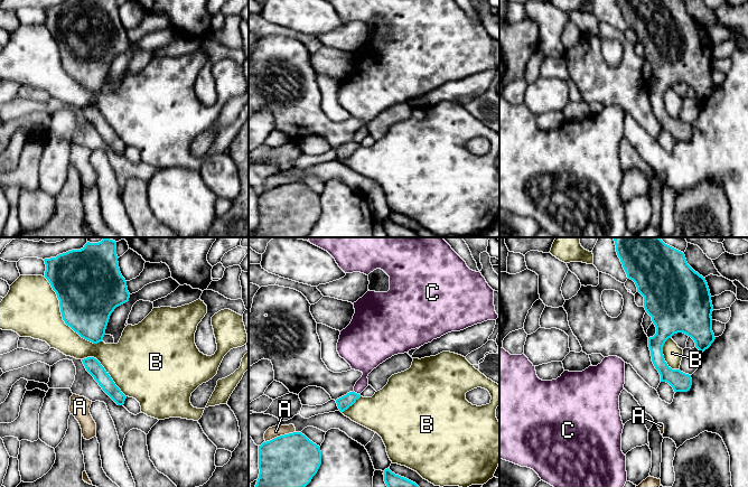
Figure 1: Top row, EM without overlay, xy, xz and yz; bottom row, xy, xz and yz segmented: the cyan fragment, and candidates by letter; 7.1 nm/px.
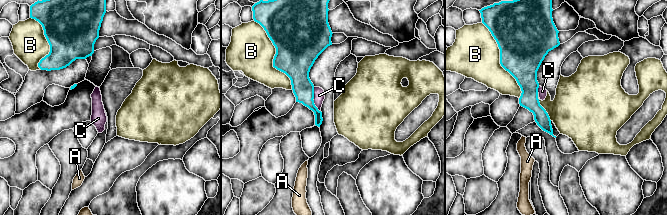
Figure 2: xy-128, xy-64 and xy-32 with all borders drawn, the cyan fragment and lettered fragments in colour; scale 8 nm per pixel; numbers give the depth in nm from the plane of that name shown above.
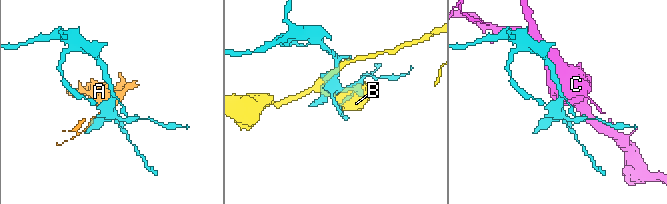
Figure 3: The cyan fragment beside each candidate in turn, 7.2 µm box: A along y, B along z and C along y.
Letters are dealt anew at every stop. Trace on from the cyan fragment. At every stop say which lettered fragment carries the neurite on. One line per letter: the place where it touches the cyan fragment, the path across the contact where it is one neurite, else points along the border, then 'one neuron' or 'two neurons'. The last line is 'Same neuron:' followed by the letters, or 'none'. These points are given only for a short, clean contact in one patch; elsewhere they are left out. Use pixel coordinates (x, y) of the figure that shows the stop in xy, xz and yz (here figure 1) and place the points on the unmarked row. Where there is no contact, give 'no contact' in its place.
A: meets cyan in xz at (280, 185); border along xz (295, 180), (277, 185), (265, 192); two neurons
B: meets cyan in xy at (63, 67); two neurons
C: meets cyan in xz at (356, 142); border along xz (353, 140), (358, 143); two neurons
Same neuron: none

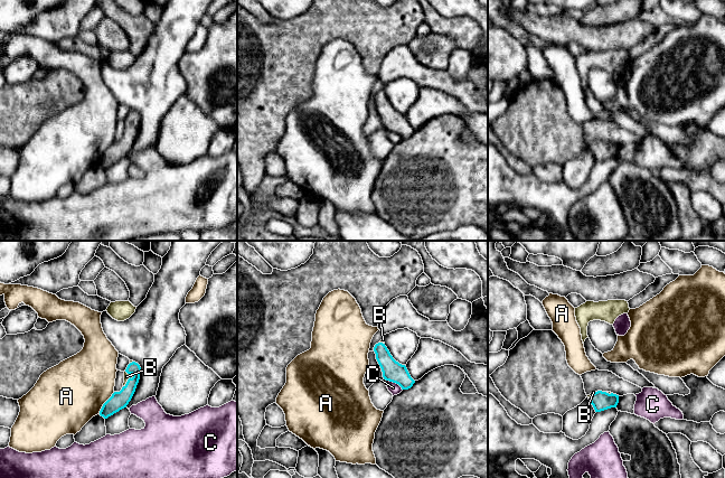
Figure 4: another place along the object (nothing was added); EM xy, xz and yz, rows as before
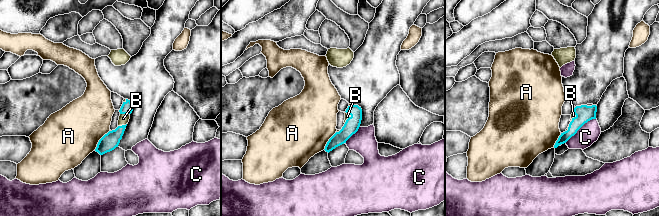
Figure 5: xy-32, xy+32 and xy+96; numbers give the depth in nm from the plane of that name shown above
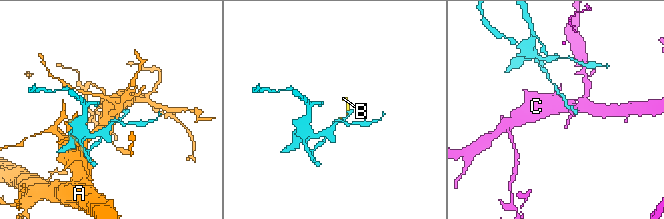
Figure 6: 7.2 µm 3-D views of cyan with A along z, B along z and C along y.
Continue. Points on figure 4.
A: meets cyan in xy at (104, 152); two neurons
B: meets cyan in xy at (130, 127); one neuron
C: meets cyan in xz at (395, 131); two neurons
Same neuron: B

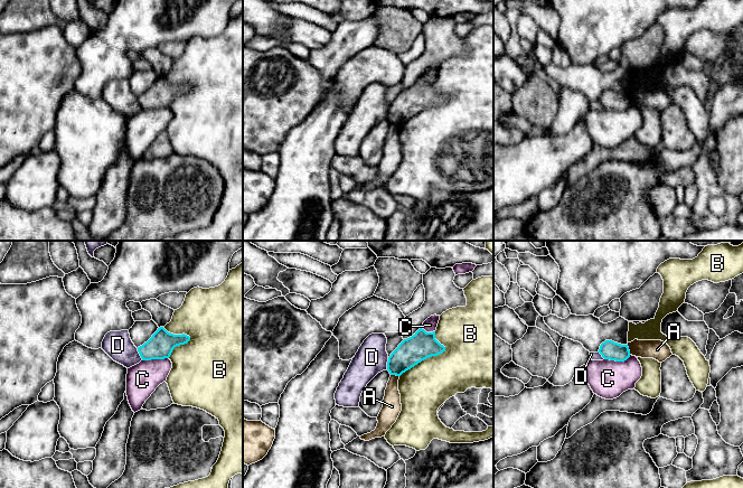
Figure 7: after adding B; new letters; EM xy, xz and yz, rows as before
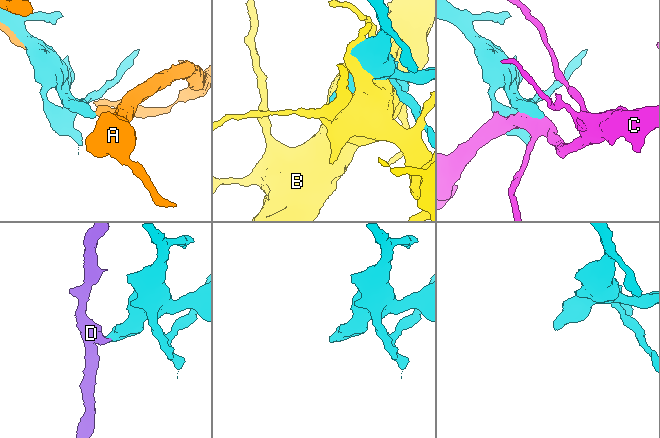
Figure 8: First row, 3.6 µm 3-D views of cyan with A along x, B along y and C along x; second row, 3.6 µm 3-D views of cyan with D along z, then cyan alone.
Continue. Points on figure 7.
A: meets cyan in yz at (628, 99); two neurons
B: meets cyan in xz at (431, 105); two neurons
C: meets cyan in yz at (617, 110); border along yz (630, 104), (623, 110), (604, 109); two neurons
D: meets cyan in xy at (139, 102); border along xy (137, 97), (142, 109); two neurons
Same neuron: none

